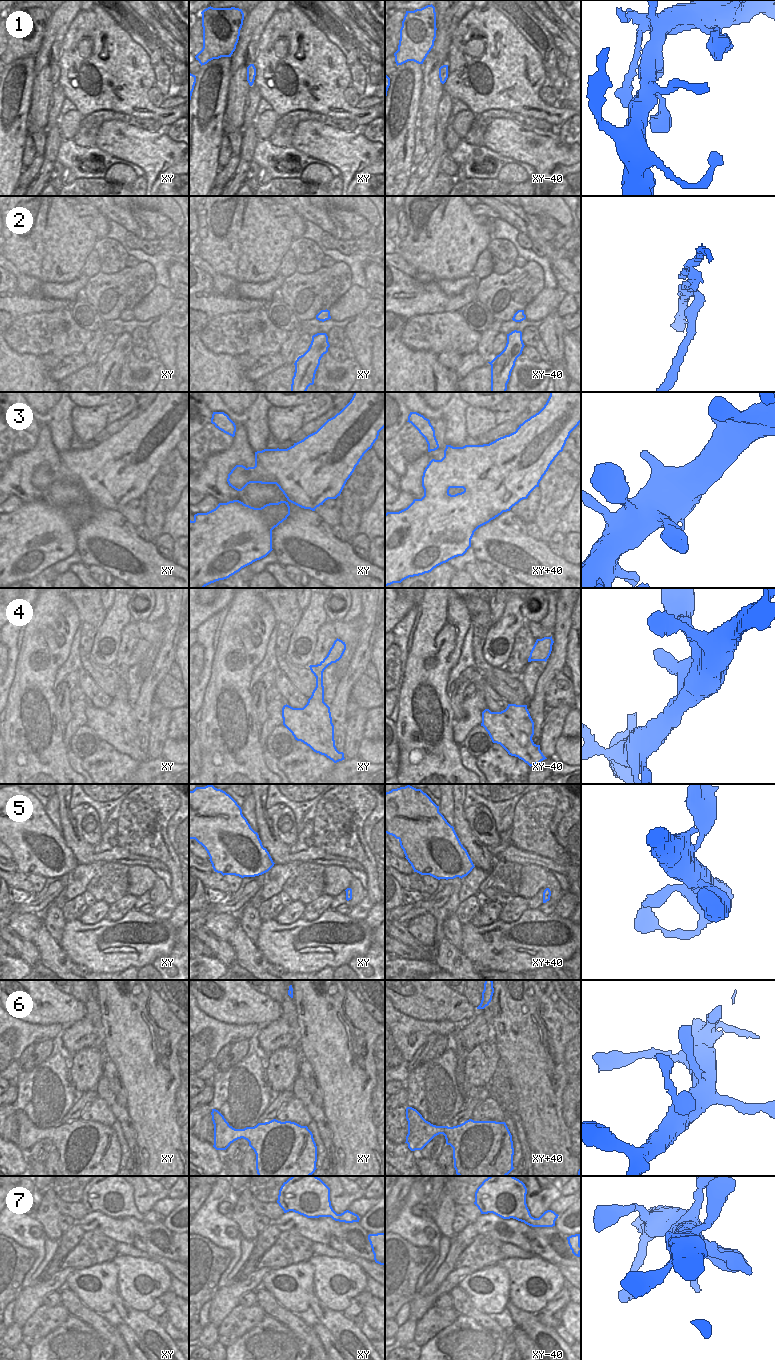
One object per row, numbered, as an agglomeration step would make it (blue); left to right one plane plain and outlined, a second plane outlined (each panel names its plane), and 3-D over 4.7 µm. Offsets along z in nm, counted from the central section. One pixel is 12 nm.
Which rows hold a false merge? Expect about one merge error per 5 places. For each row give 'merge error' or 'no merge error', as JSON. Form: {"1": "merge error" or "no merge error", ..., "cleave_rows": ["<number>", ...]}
{"1": "no merge error", "2": "merge error", "3": "no merge error", "4": "no merge error", "5": "no merge error", "6": "no merge error", "7": "no merge error", "cleave_rows": ["2"]}

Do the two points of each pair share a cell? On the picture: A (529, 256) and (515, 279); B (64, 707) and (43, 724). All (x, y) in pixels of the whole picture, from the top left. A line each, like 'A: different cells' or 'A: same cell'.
A: different cells
B: different cells

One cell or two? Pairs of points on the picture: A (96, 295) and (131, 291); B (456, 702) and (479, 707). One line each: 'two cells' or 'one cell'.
A: one cell
B: two cells

